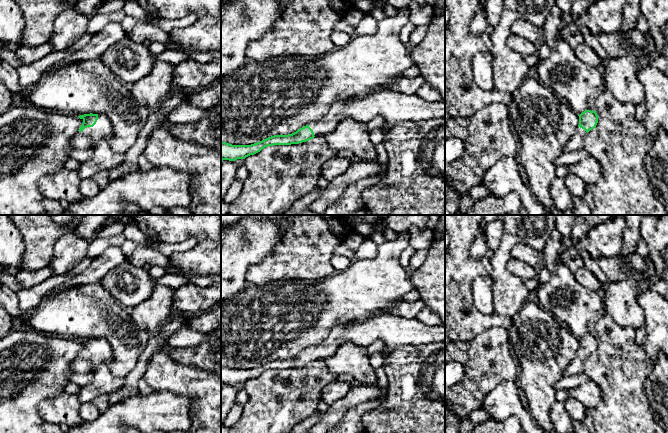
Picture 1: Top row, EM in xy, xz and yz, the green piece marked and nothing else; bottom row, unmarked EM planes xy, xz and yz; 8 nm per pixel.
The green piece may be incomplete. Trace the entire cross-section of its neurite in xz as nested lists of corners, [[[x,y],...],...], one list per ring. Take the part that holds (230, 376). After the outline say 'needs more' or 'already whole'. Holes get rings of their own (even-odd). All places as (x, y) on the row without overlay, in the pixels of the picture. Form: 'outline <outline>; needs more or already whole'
outline [[[389,313],[362,321],[350,321],[336,325],[320,344],[311,346],[292,358],[274,359],[251,369],[221,366],[221,385],[245,383],[268,370],[299,368],[317,360],[325,361],[345,341],[367,347],[377,339],[383,340],[390,351],[403,345],[438,344],[445,341],[445,324],[428,325],[416,318]]]; needs more

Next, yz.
outline [[[585,334],[578,340],[578,352],[570,365],[566,368],[564,377],[582,373],[584,361],[590,354],[594,353],[598,347],[598,339],[596,335]]]; needs more

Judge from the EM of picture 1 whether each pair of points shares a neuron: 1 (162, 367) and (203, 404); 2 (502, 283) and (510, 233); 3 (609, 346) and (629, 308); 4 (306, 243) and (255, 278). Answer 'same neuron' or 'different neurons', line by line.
1: same neuron
2: same neuron
3: different neurons
4: same neuron

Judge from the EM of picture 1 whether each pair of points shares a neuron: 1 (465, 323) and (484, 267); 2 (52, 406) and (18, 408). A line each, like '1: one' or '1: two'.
1: one
2: two

